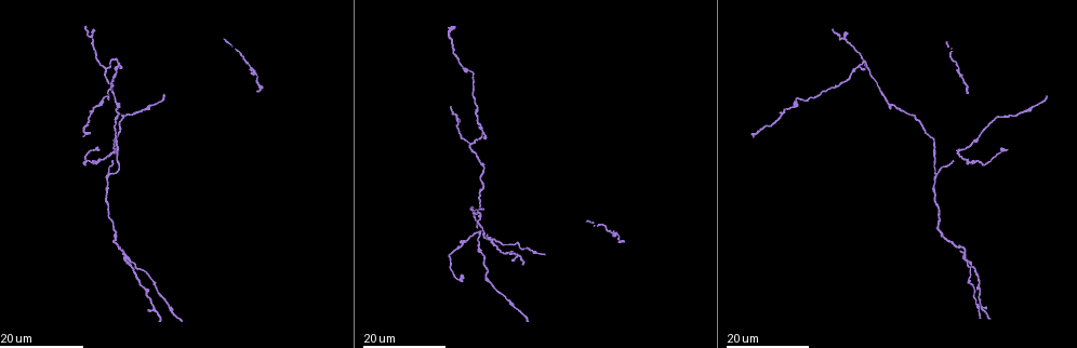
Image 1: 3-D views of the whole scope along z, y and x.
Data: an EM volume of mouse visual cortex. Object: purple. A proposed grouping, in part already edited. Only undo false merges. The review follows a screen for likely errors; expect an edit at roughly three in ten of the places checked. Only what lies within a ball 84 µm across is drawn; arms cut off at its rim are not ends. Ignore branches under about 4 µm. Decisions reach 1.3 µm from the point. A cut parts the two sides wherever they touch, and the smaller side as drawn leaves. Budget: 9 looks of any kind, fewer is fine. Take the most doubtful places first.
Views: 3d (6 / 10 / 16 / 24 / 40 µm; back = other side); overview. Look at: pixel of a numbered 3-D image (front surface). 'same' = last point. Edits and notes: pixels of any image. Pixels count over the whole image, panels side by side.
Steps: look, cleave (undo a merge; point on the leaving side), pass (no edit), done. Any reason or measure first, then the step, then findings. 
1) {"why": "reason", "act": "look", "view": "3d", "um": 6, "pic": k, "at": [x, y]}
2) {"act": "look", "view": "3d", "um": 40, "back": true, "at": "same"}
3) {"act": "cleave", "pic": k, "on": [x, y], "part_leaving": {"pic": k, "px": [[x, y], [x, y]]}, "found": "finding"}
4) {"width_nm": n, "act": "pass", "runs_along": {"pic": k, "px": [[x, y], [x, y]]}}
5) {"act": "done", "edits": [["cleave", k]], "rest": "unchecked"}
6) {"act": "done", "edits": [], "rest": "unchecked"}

{"why": "three-way junction", "act": "look", "view": "3d", "um": 24, "pic": 1, "at": [111, 173]}

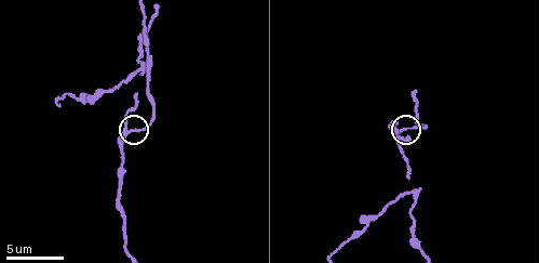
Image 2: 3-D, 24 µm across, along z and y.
{"act": "look", "view": "3d", "um": 10, "pic": 2, "at": [400, 131]}

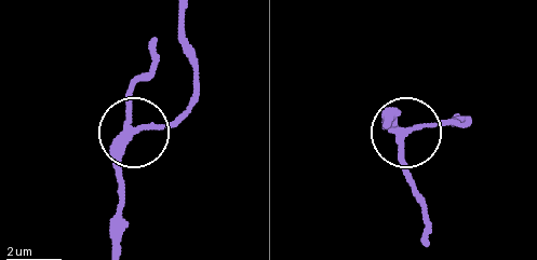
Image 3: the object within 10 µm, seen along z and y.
{"act": "look", "view": "3d", "um": 10, "back": true, "pic": 3, "at": [408, 131]}

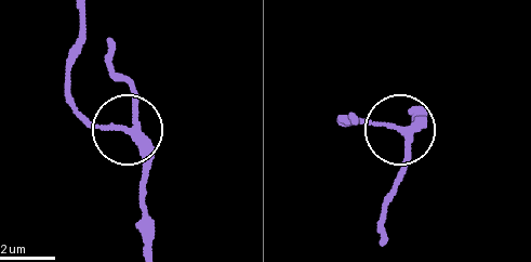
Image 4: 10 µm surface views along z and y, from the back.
{"act": "pass", "found": "continuous, no second cell"}

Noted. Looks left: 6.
{"why": "three arms meet", "act": "look", "view": "3d", "um": 16, "pic": 1, "at": [107, 67]}

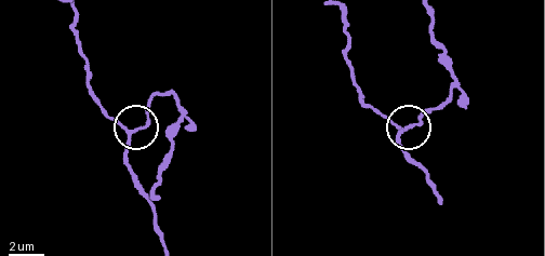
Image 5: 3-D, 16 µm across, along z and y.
{"why": "closer look", "act": "look", "view": "3d", "um": 10, "pic": 5, "at": [131, 132]}

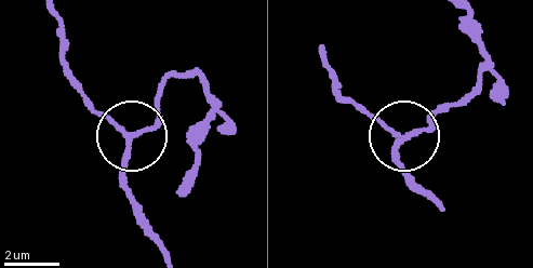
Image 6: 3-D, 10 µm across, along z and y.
{"width_nm": 150, "act": "pass", "runs_along": {"pic": 6, "px": [[164, 250], [130, 187], [124, 136], [78, 92]]}, "found": "one cell here"}

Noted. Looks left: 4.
{"why": "sudden change in width", "act": "look", "view": "3d", "um": 24, "pic": 1, "at": [460, 66]}

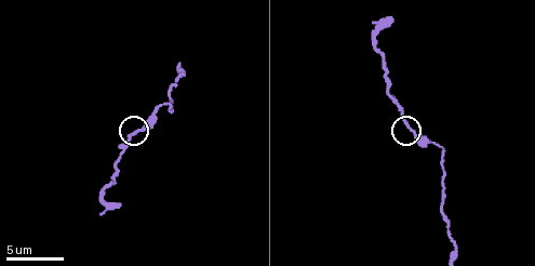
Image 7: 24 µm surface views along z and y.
{"why": "zoom in", "act": "look", "view": "3d", "um": 6, "pic": 7, "at": [141, 130]}

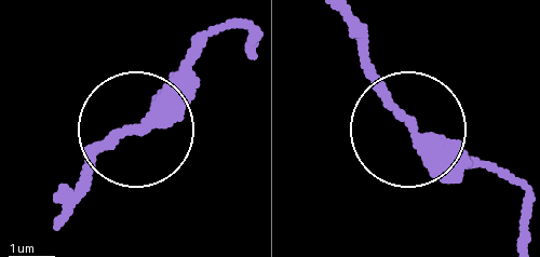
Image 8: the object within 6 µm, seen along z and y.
{"act": "pass", "runs_along": {"pic": 8, "px": [[526, 237], [523, 190], [433, 156], [356, 43]]}, "found": "all the same cell"}

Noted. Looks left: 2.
{"why": "calibre changes", "act": "look", "view": "3d", "um": 10, "pic": 2, "at": [414, 200]}

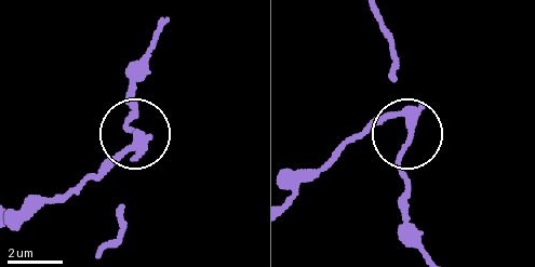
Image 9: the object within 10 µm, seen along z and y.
{"act": "cleave", "pic": 9, "on": [102, 167], "found": "a second cell is stuck on"}

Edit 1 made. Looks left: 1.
{"act": "done", "edits": [["cleave", 9]], "rest": "unchecked"}

